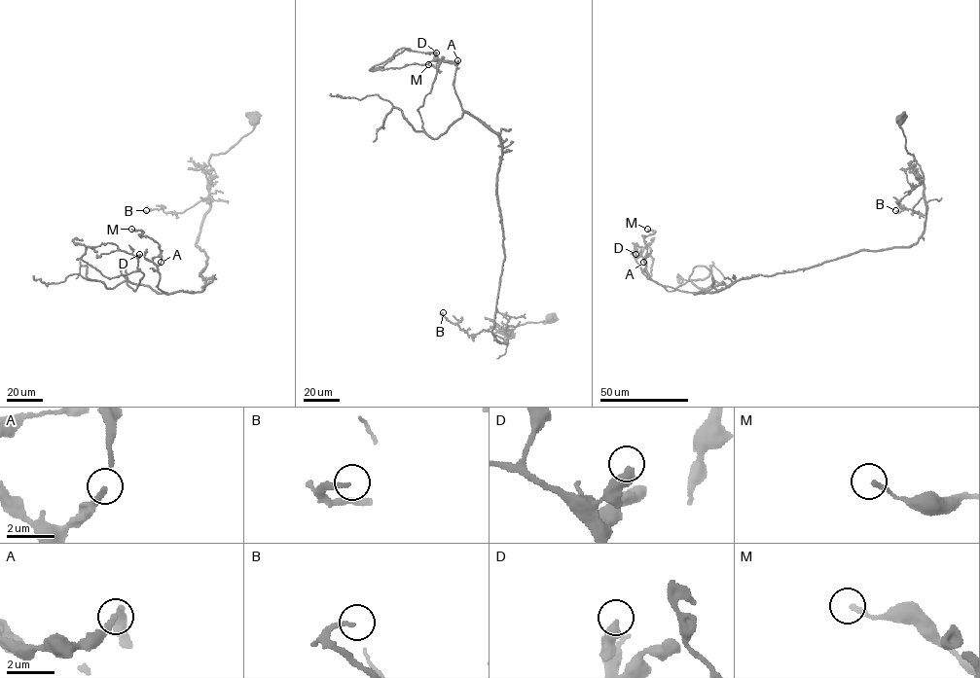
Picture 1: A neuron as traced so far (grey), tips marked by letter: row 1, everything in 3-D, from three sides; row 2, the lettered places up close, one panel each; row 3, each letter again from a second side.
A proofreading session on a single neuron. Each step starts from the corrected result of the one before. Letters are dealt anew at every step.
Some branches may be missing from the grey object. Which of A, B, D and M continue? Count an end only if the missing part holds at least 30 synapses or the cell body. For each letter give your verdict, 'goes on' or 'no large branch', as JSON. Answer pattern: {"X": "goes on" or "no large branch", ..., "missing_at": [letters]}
{"A": "no large branch", "B": "no large branch", "D": "no large branch", "M": "no large branch", "missing_at": []}

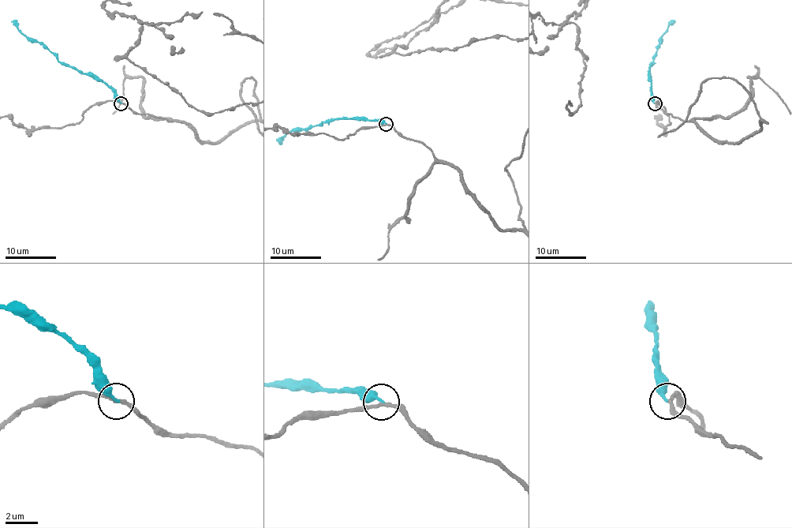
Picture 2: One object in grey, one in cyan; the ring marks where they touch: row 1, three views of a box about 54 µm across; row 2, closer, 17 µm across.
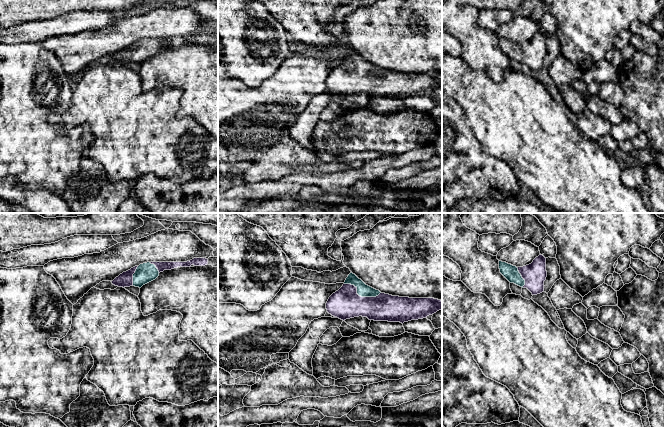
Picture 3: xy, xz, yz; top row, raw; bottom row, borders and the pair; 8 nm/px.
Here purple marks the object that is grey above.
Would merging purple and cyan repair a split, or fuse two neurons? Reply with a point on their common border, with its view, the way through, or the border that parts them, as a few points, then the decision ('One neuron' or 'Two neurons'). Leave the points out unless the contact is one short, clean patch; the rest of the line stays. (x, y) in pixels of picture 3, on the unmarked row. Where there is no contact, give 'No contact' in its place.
Touches purple at xz (360, 72). Path across: xz (345, 79), (360, 72), (363, 66). One neuron

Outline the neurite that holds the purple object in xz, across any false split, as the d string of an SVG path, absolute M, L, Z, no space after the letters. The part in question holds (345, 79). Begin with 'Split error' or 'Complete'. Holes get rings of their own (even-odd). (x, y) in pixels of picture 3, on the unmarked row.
Split error. M351 48L343 62L329 73L326 85L329 90L343 97L362 92L374 97L403 100L436 89L442 85L442 77L381 69Z

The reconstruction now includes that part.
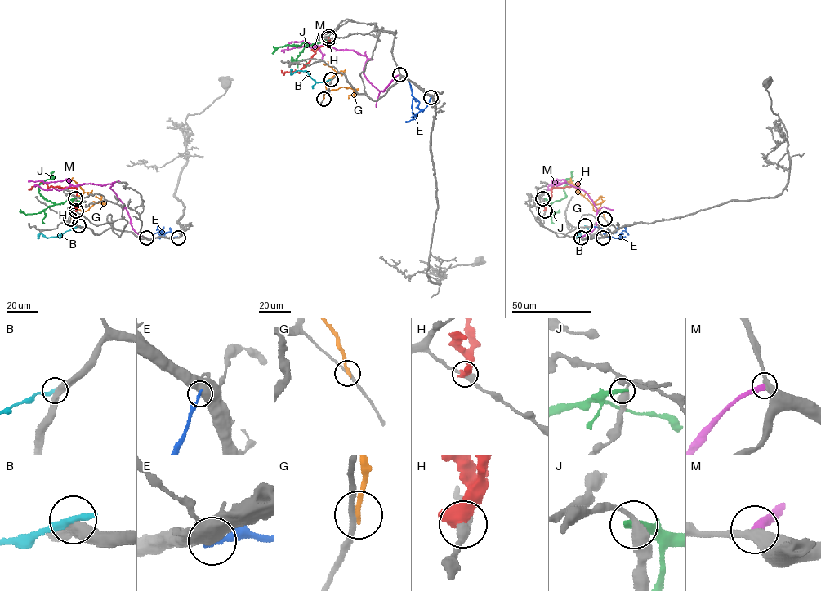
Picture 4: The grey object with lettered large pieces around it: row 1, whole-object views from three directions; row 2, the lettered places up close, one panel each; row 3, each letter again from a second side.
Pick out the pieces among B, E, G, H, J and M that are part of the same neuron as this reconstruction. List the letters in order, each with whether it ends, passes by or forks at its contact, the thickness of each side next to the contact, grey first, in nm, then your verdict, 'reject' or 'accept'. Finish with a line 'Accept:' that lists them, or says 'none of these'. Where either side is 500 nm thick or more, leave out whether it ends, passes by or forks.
B: it ends there; 460 nm thick on the grey side, 360 nm on the other; reject
E: 800 nm thick on the grey side, 240 nm on the other; reject
G: it ends there; 240 nm thick on the grey side, 240 nm on the other; reject
H: 360 nm thick on the grey side, 650 nm on the other; reject
J: it ends there; 400 nm thick on the grey side, 420 nm on the other; reject
M: it ends there; 360 nm thick on the grey side, 360 nm on the other; accept
Accept: M

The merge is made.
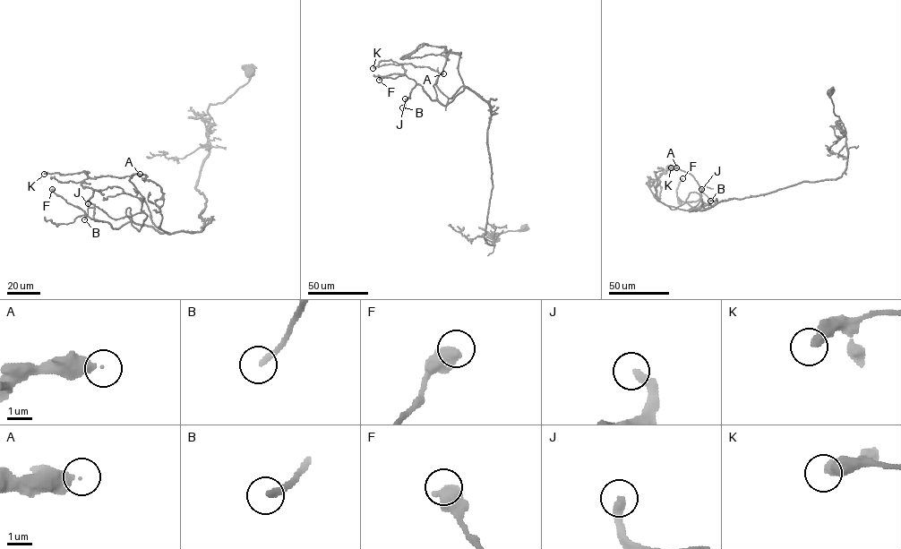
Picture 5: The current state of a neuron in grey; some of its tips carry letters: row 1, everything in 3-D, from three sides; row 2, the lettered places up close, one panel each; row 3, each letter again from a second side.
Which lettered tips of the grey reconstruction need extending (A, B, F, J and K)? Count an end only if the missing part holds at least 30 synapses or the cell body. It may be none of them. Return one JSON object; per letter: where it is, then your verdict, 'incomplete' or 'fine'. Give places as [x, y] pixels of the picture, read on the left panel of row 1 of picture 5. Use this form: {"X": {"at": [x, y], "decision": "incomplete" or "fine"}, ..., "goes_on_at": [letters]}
{"A": {"at": [140, 174], "decision": "fine"}, "B": {"at": [84, 219], "decision": "incomplete"}, "F": {"at": [52, 189], "decision": "fine"}, "J": {"at": [88, 203], "decision": "incomplete"}, "K": {"at": [44, 174], "decision": "fine"}, "goes_on_at": ["B", "J"]}

